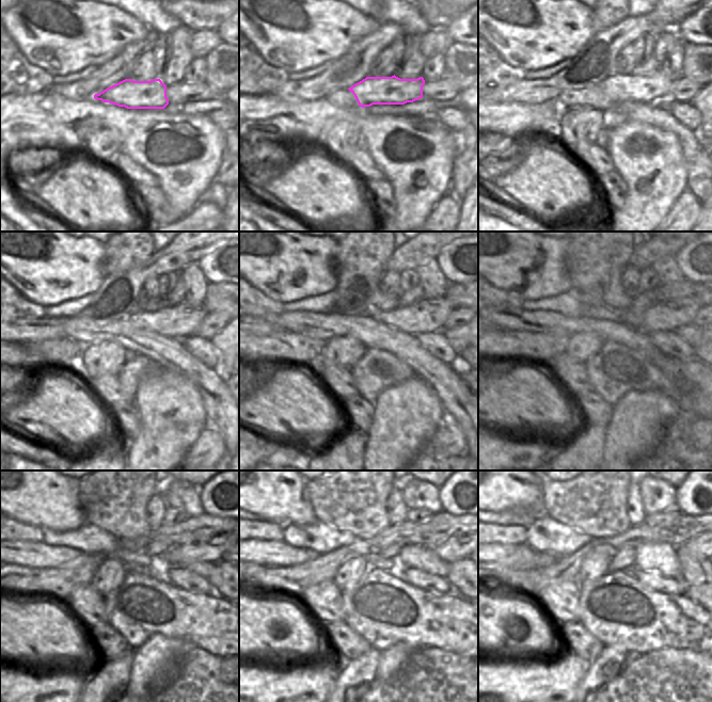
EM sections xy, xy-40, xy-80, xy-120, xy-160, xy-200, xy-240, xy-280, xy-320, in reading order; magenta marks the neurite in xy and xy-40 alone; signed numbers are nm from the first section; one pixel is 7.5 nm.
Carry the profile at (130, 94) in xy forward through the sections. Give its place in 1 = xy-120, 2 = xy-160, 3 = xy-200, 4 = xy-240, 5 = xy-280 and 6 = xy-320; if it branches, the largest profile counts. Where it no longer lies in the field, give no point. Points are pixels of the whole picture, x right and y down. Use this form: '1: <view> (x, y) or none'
1: xy-120 (179, 321)
2: xy-160 (428, 316)
3: xy-200 (666, 315)
4: xy-240 (210, 549)
5: xy-280 (456, 547)
6: xy-320 (695, 546)

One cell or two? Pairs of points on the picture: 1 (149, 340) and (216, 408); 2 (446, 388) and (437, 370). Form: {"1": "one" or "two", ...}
{"1": "one", "2": "one"}

